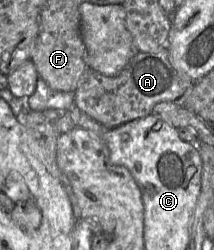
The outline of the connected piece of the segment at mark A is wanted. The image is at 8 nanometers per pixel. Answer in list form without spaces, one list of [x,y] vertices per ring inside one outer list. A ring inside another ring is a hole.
[[[165,47],[158,52],[137,52],[115,77],[88,69],[75,90],[74,104],[98,123],[114,128],[151,114],[159,102],[183,106],[194,89],[194,83],[171,65]]]

